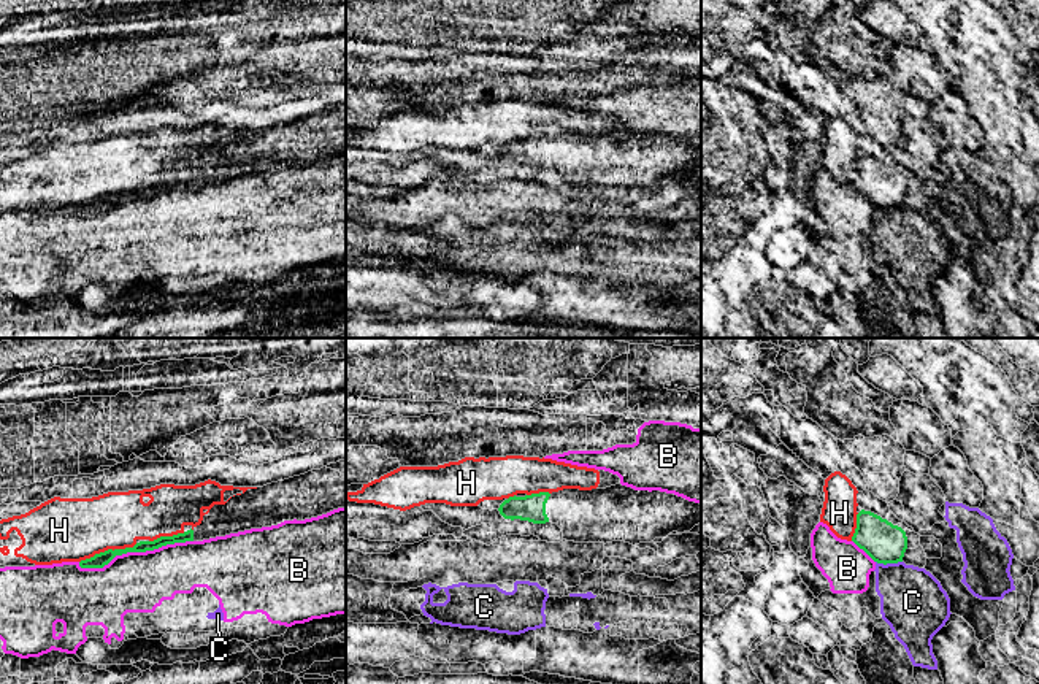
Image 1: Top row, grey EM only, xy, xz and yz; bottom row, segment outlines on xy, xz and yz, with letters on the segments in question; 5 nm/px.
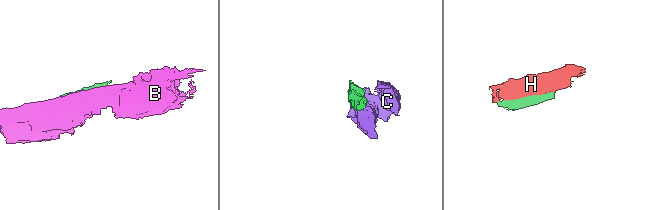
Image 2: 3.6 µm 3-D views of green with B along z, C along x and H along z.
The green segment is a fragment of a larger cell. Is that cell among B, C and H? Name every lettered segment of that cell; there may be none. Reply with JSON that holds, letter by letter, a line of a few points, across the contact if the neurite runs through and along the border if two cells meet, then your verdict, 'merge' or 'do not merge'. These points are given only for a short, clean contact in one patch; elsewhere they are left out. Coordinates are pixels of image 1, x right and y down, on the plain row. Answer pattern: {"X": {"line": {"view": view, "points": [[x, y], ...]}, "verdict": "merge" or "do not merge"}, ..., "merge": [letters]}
{"B": {"verdict": "do not merge"}, "C": {"verdict": "do not merge"}, "H": {"verdict": "do not merge"}, "merge": []}

